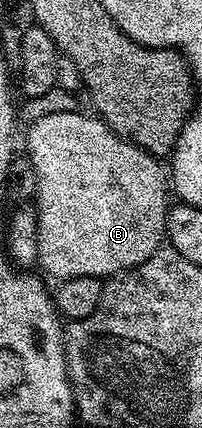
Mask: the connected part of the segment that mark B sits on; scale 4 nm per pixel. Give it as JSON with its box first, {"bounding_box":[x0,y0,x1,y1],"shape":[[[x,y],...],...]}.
{"bounding_box":[27,109,171,280],"shape":[[[76,109],[51,112],[32,121],[29,126],[27,153],[37,170],[37,261],[40,269],[45,269],[56,280],[79,276],[105,280],[126,270],[134,270],[161,249],[166,237],[165,216],[171,209],[167,174],[161,171],[157,163],[160,161],[154,155],[147,153],[142,146],[120,138],[99,116],[79,113]]]}

